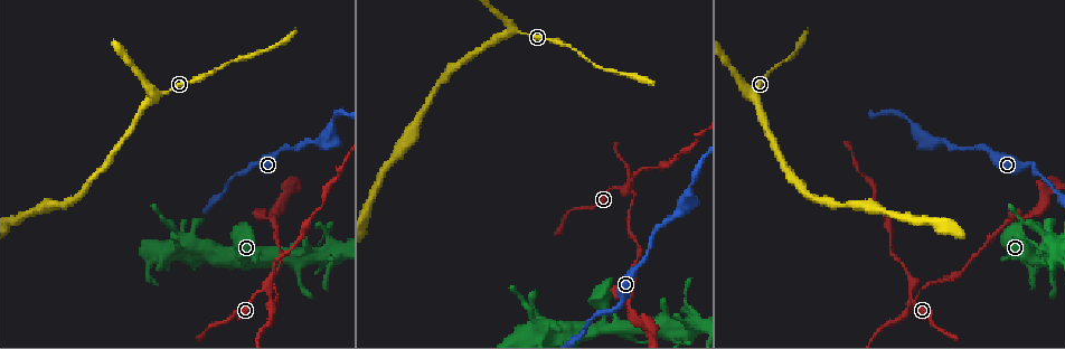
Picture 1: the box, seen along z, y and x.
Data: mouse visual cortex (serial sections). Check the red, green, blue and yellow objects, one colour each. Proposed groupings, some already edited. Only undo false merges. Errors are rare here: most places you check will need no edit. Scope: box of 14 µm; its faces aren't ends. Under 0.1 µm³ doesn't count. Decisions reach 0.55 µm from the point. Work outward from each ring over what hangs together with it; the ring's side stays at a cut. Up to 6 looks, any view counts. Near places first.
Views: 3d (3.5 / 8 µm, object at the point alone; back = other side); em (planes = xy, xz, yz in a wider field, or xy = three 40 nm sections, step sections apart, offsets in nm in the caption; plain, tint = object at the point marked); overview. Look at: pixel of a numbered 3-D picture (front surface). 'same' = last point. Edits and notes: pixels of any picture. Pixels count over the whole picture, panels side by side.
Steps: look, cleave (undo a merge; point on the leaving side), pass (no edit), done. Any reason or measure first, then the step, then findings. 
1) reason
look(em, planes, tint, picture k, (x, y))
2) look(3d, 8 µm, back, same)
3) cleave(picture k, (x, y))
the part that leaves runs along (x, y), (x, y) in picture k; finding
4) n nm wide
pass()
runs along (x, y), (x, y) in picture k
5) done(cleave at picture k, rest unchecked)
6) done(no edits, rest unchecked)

arms part here
look(3d, 3.5 µm, back, picture 1, (153, 93))

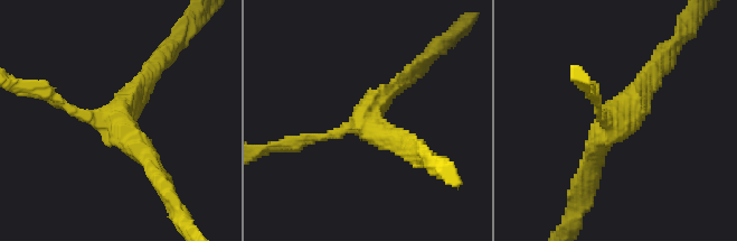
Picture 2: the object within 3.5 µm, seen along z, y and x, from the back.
3 arms; arms of 150, 250, 300 nm; need the tissue
look(em, xy, step 1, tint, picture 2, (112, 120))

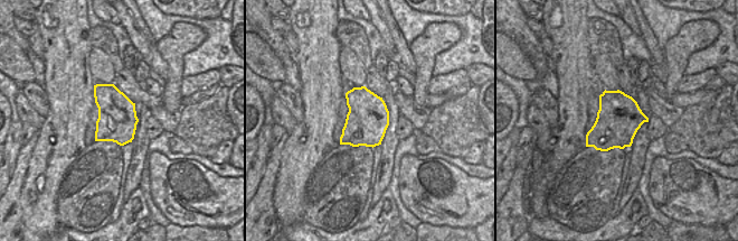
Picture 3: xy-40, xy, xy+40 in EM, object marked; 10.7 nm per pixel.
pass()
one cell here

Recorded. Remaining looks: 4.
four arms meet
look(3d, 8 µm, picture 1, (624, 187))

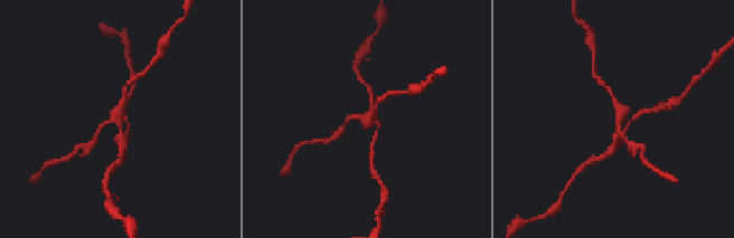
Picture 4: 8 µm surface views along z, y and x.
look(3d, 3.5 µm, picture 4, (113, 118))

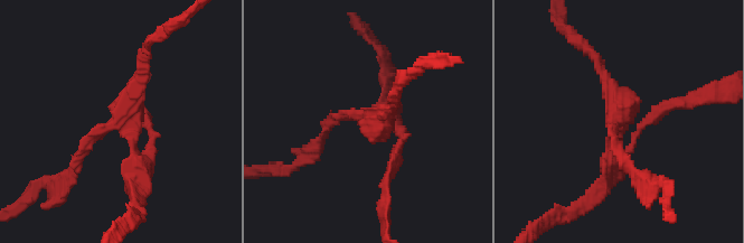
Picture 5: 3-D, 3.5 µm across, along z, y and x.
4 arms; arms of 150, 150, 200, 200 nm
look(em, xy, step 1, tint, picture 5, (617, 123))

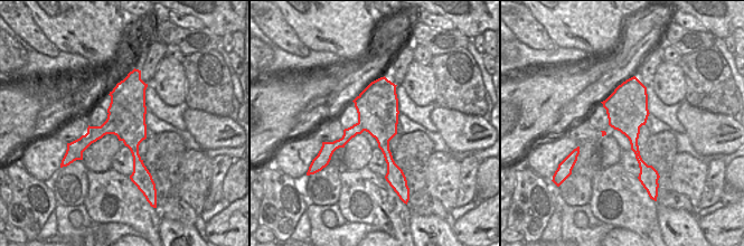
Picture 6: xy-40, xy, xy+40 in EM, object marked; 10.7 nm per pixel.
cleave(picture 5, (395, 150))
a second cell is stuck on

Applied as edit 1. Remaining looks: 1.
done(cleave at picture 5, rest unchecked)

